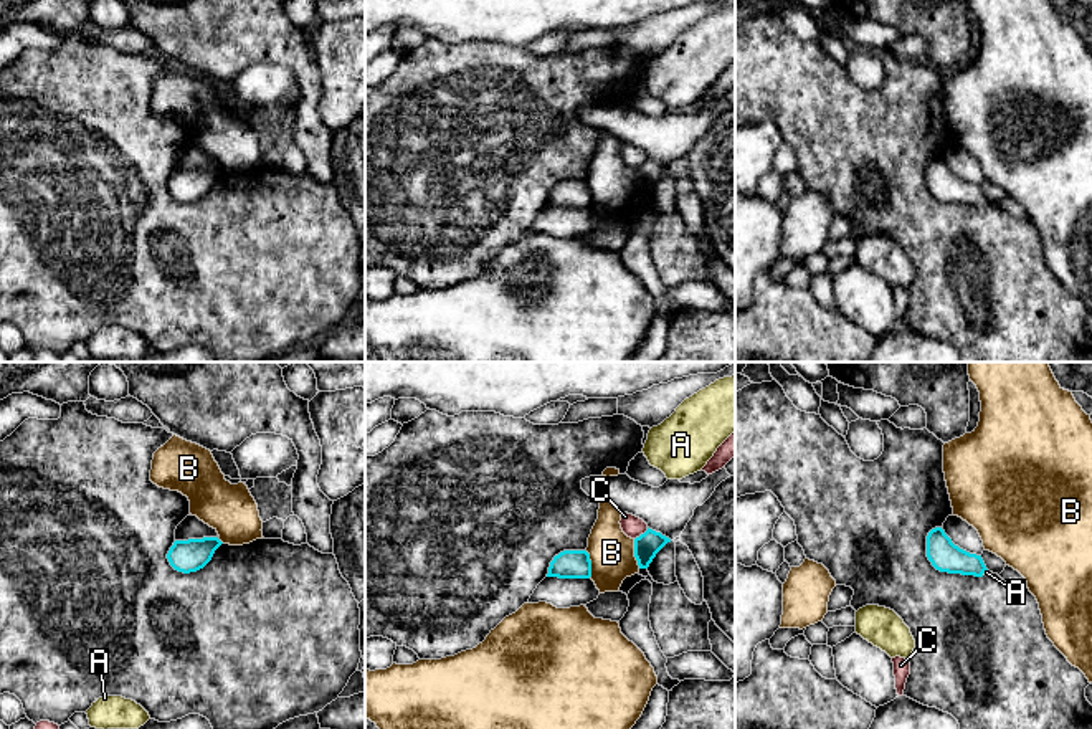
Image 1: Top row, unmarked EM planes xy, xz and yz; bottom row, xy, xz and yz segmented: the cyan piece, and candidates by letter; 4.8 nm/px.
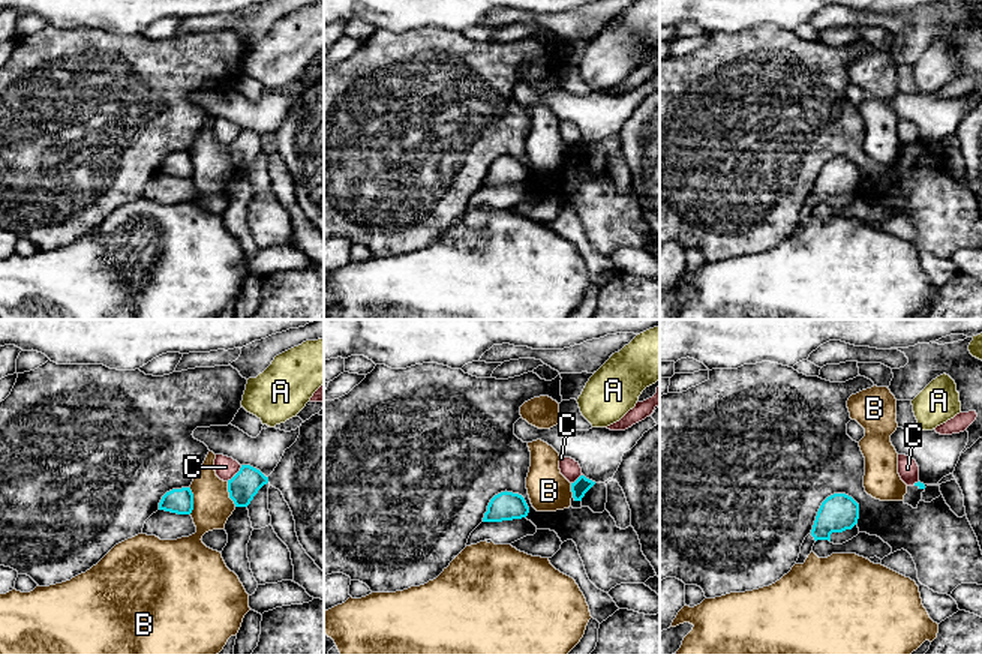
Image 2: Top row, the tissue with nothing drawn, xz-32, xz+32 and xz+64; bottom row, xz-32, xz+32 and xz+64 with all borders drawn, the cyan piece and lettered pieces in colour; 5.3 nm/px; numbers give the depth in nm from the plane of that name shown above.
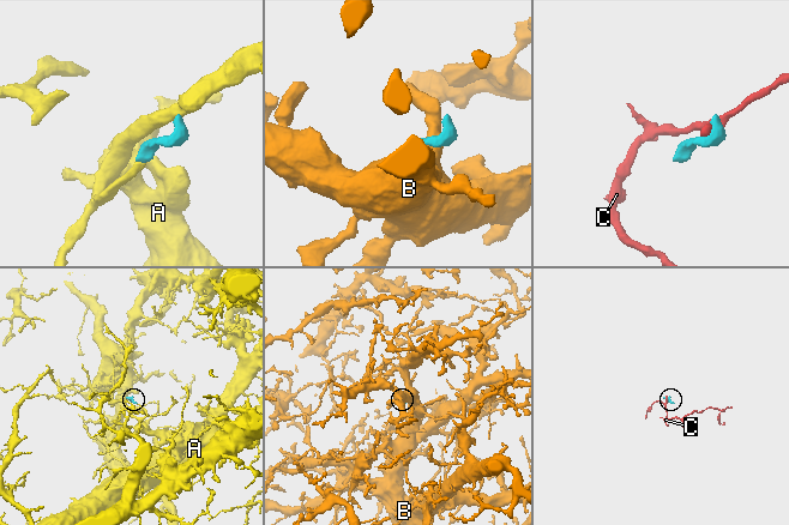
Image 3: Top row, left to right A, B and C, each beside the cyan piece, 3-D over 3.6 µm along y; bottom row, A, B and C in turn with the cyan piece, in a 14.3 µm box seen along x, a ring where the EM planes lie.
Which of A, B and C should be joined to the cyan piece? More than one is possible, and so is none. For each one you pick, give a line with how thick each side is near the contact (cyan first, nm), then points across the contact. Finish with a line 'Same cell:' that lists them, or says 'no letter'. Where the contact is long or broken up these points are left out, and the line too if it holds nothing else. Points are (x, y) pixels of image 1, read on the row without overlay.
A: 150/20 nm | across yz (942, 182), (983, 202), (987, 202)
Same cell: A

